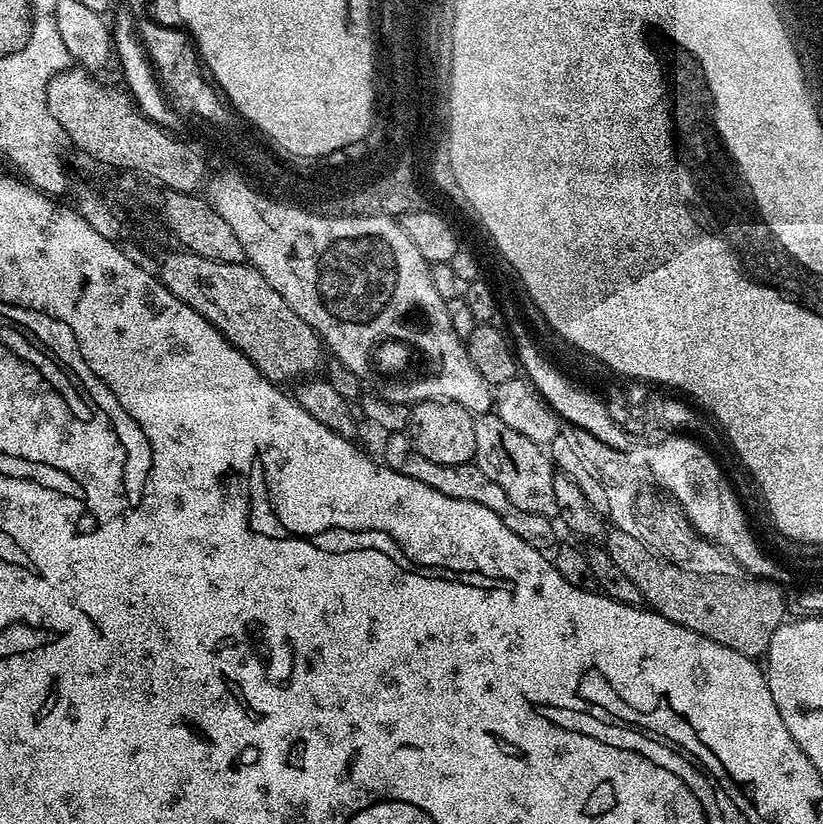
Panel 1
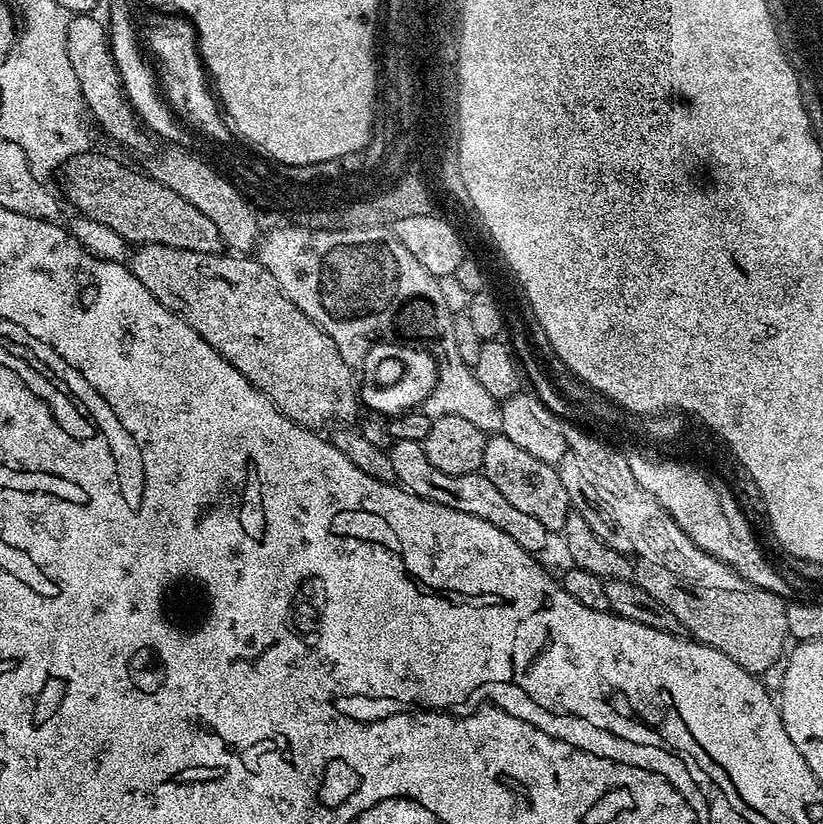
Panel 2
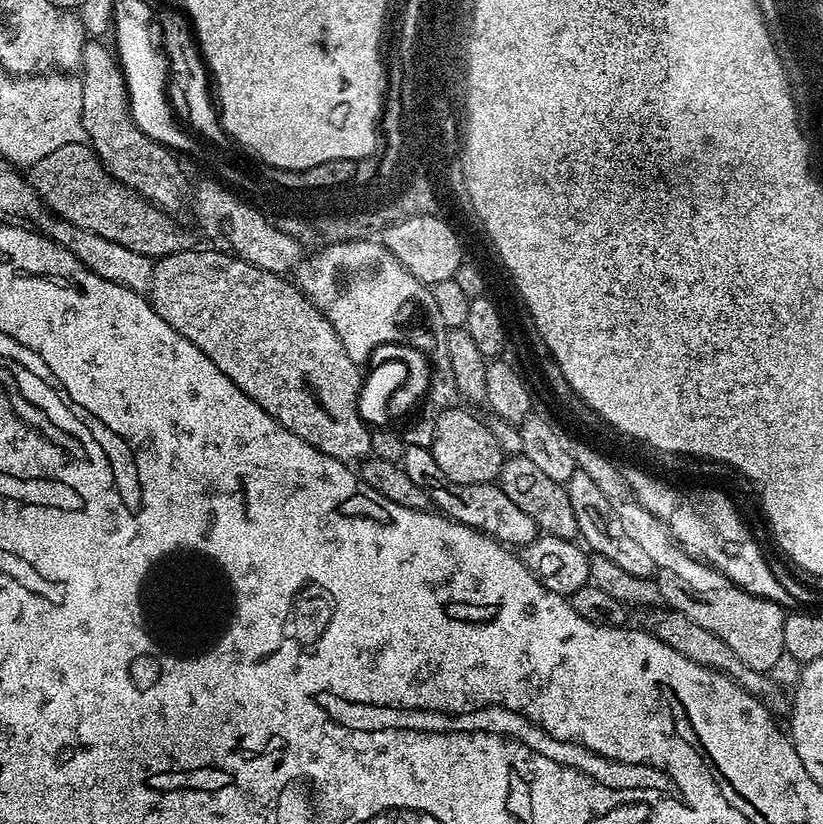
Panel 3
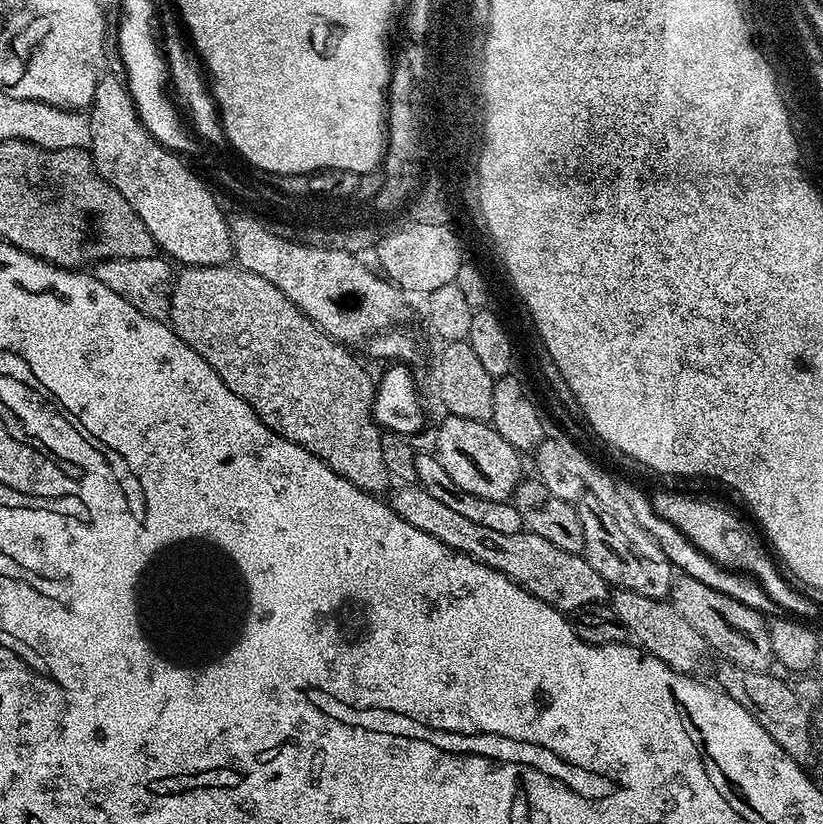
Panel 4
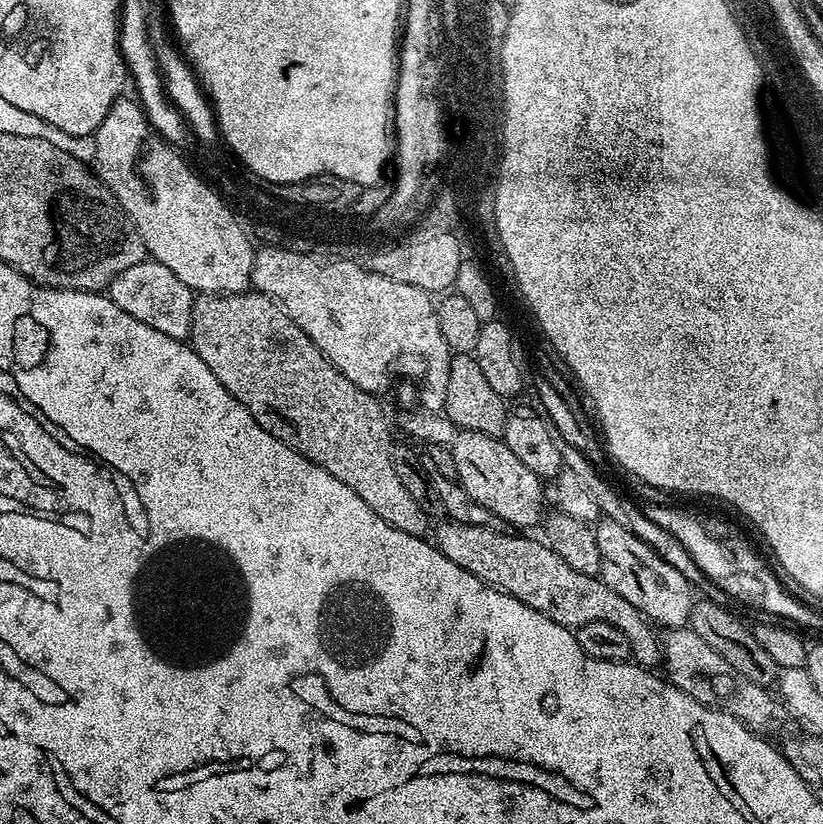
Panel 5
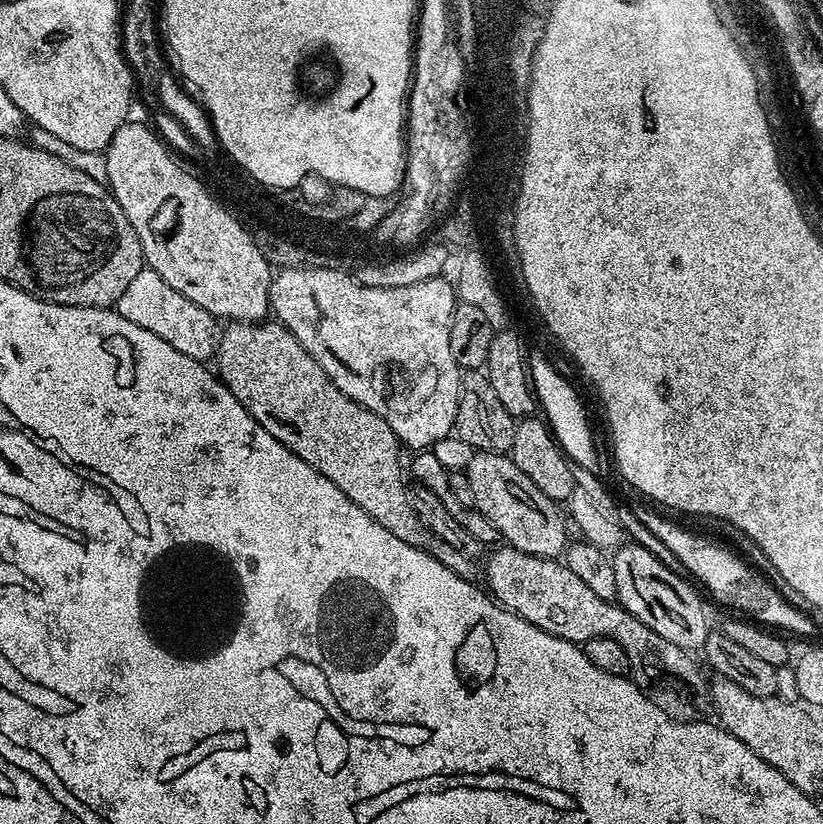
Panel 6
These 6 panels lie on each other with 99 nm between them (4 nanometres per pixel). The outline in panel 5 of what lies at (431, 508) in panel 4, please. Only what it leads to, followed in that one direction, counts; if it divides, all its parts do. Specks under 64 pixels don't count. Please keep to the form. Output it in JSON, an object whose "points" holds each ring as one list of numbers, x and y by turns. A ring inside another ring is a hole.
{"points":[[447,518,441,521,441,524,437,528,435,525,434,528,436,549,446,558,450,558,450,562,462,566,462,570,470,570,474,578,482,578,482,582,486,582,492,588,518,598,518,602,526,602,526,606,546,614,546,618,558,622,563,628,575,630,586,622,610,622,610,626,618,626,618,630,626,634,632,651,631,659,641,668,652,670,657,667,655,664,661,663,662,640,648,617,643,616,634,606,630,606,630,602,626,602,622,594,614,594,614,590,610,590,610,586,606,586,599,576,578,574,578,570,574,570,574,566,569,566,567,562,562,562,562,558,558,558,558,554,554,554,554,550,548,547,543,539,531,540,528,537,531,535,528,534,513,534,511,531,495,532,484,526,470,526]]}

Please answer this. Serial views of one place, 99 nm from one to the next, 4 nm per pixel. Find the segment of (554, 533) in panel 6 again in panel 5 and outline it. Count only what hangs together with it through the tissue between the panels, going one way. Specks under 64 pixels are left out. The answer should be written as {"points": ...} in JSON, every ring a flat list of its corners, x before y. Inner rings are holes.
{"points":[[457,431,456,438,450,445,456,480,478,502,478,506,486,506,490,514,498,514,513,529,532,530,541,523,545,515,544,492,540,477,526,470,522,461,514,455,514,450,504,444,503,439,477,432]]}

